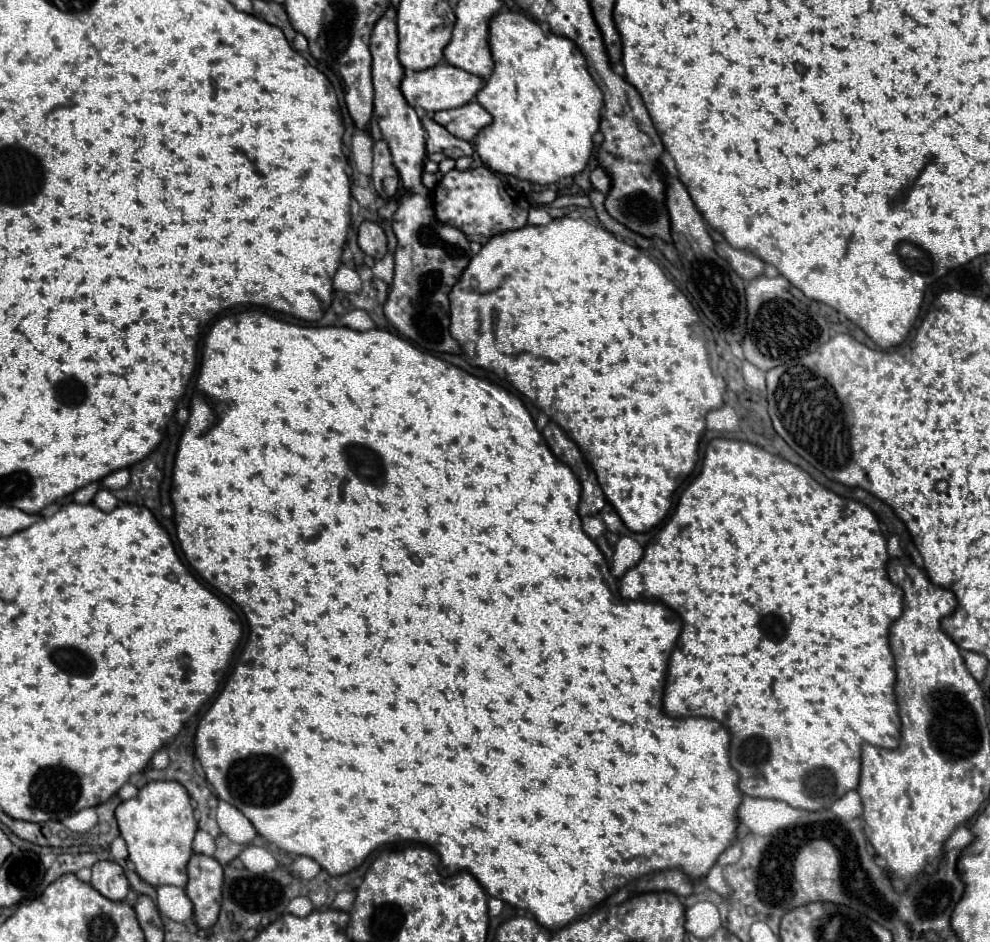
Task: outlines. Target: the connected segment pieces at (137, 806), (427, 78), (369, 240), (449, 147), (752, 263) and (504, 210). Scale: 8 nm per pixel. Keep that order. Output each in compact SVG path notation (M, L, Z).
M151 781L147 783L135 799L123 801L117 811L117 821L119 821L119 831L121 837L127 841L129 849L129 859L135 865L135 871L143 881L147 881L153 887L161 885L175 885L175 887L185 887L187 885L187 861L193 855L191 843L197 833L197 819L193 817L193 807L187 789L177 783L177 781Z
M443 61L425 71L409 71L401 83L401 89L411 107L423 107L429 113L435 113L435 111L455 109L469 103L477 95L477 91L483 87L483 83L485 83L483 77L477 77L473 73L467 73Z
M365 221L359 227L359 247L371 255L375 261L383 259L387 253L387 237L383 233L383 229L379 227L379 223L373 221Z
M431 117L421 119L426 131L426 150L428 154L443 153L451 159L459 159L463 155L473 155L473 147L469 141L463 141L451 135L443 125L435 123Z
M727 241L715 243L715 245L717 245L717 247L715 247L715 253L717 253L719 257L723 257L723 259L733 267L733 271L735 271L741 279L749 281L749 279L755 279L757 275L763 275L763 265L765 265L765 263L763 263L759 257L751 255L749 251L733 249Z
M477 167L469 171L449 171L443 175L443 179L437 183L433 189L433 203L435 203L435 213L441 223L449 223L463 231L469 241L477 243L487 243L491 237L505 233L505 231L515 231L527 225L527 213L529 205L523 203L519 207L513 197L501 193L501 179L489 171L487 167Z

